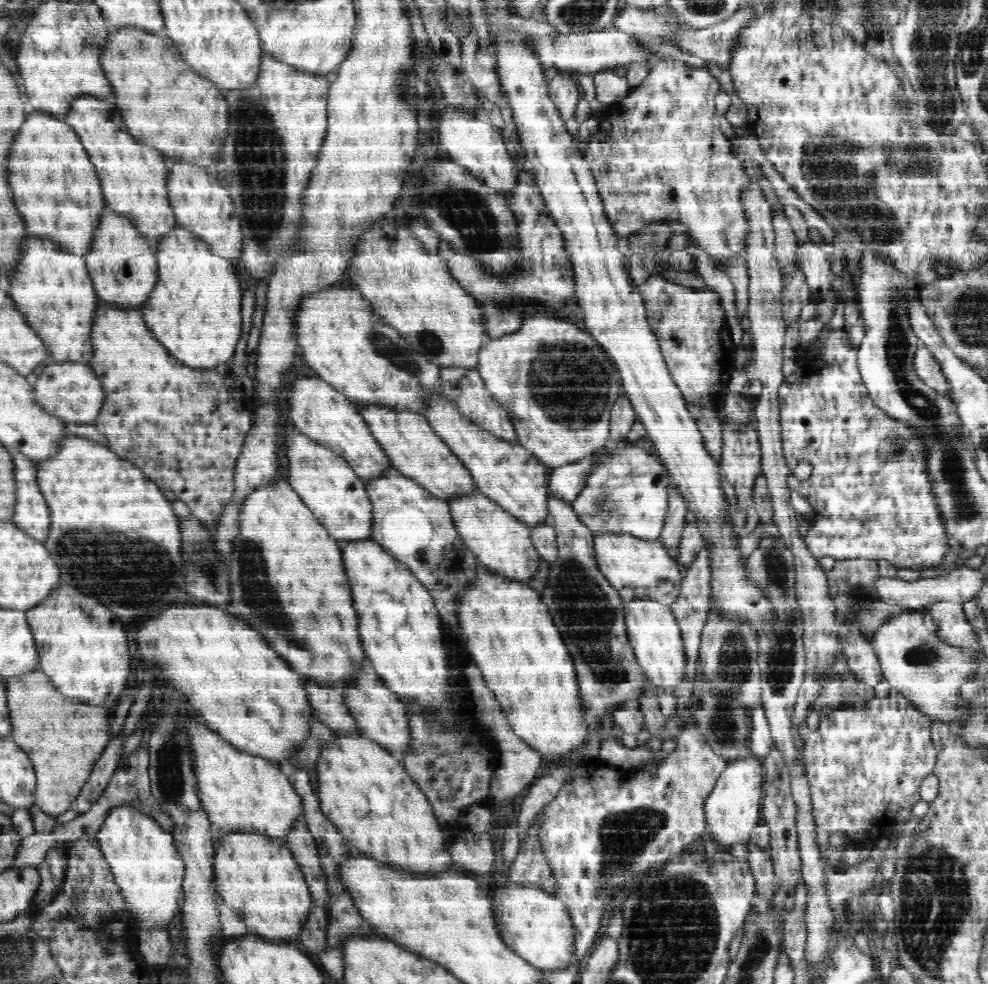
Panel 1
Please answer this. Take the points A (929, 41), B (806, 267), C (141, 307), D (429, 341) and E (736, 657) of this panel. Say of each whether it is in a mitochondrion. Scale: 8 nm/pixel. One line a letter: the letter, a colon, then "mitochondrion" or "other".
A: mitochondrion
B: other
C: other
D: mitochondrion
E: mitochondrion

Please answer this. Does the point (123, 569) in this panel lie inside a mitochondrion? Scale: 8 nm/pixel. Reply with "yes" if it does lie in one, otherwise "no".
yes

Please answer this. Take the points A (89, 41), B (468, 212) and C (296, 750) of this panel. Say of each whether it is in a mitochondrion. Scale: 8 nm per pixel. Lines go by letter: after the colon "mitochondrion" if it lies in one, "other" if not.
A: mitochondrion
B: mitochondrion
C: other

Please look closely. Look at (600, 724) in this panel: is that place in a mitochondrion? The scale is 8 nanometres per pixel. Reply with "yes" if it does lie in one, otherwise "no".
no

